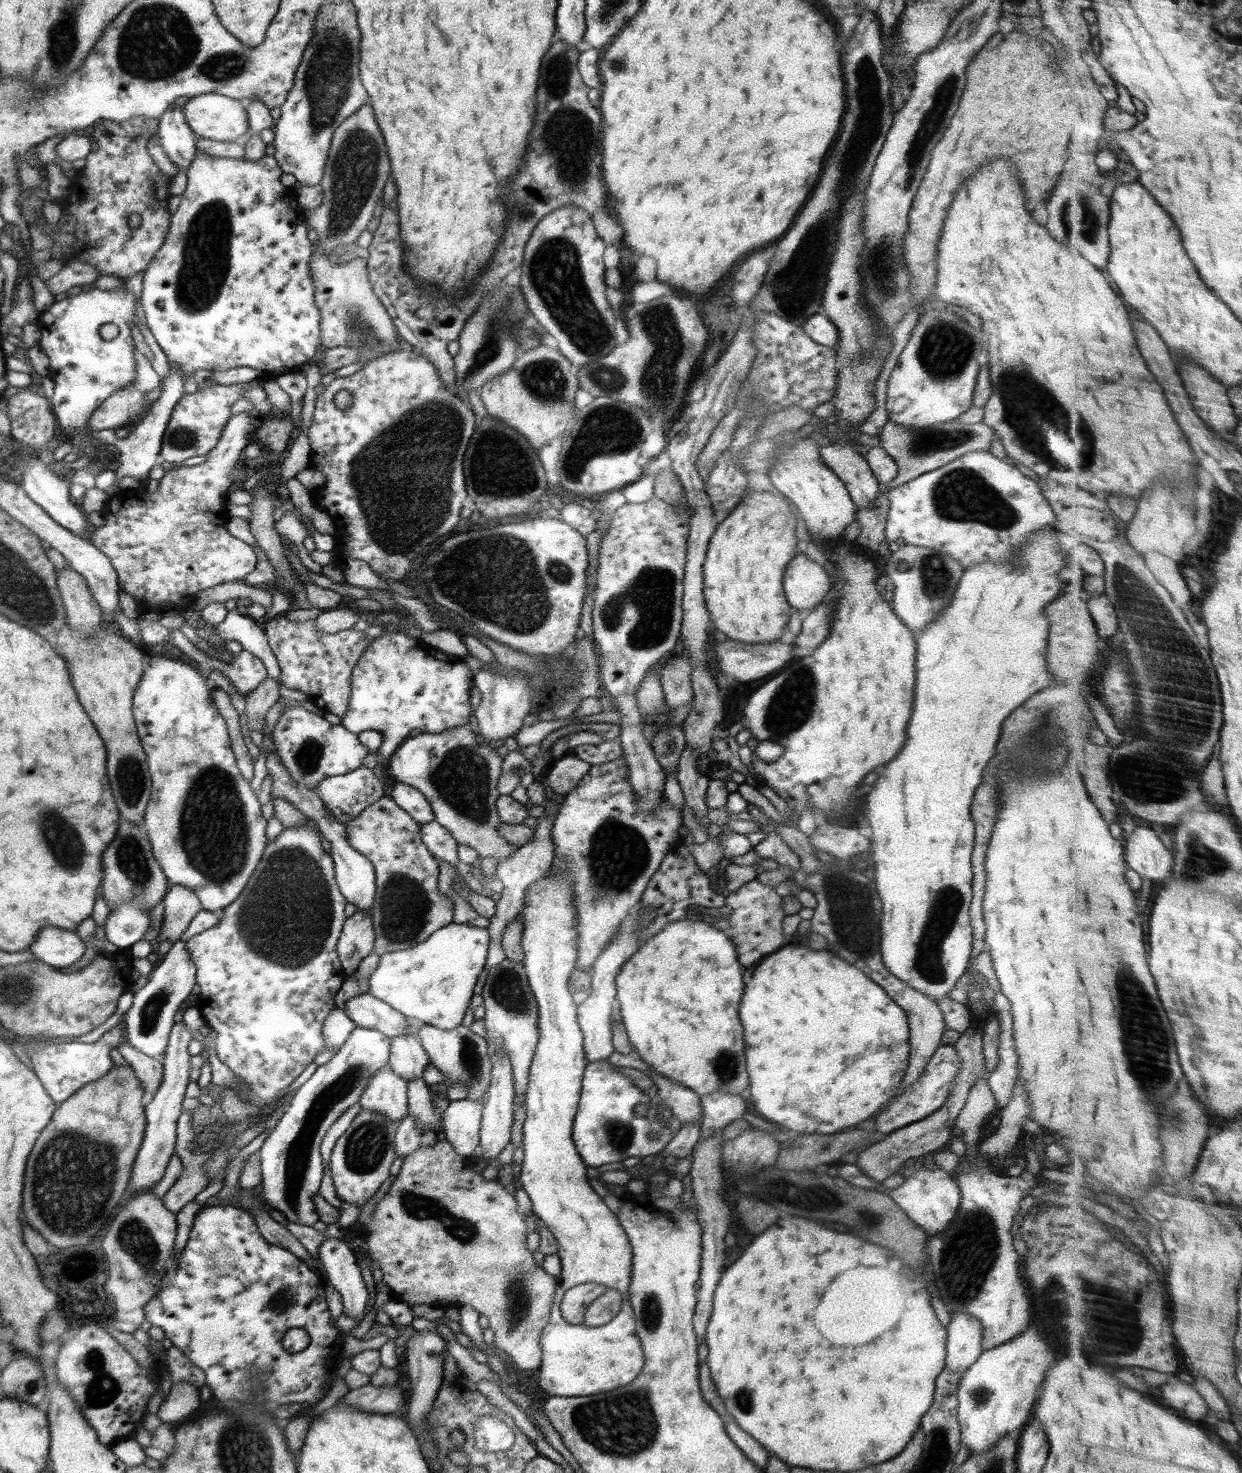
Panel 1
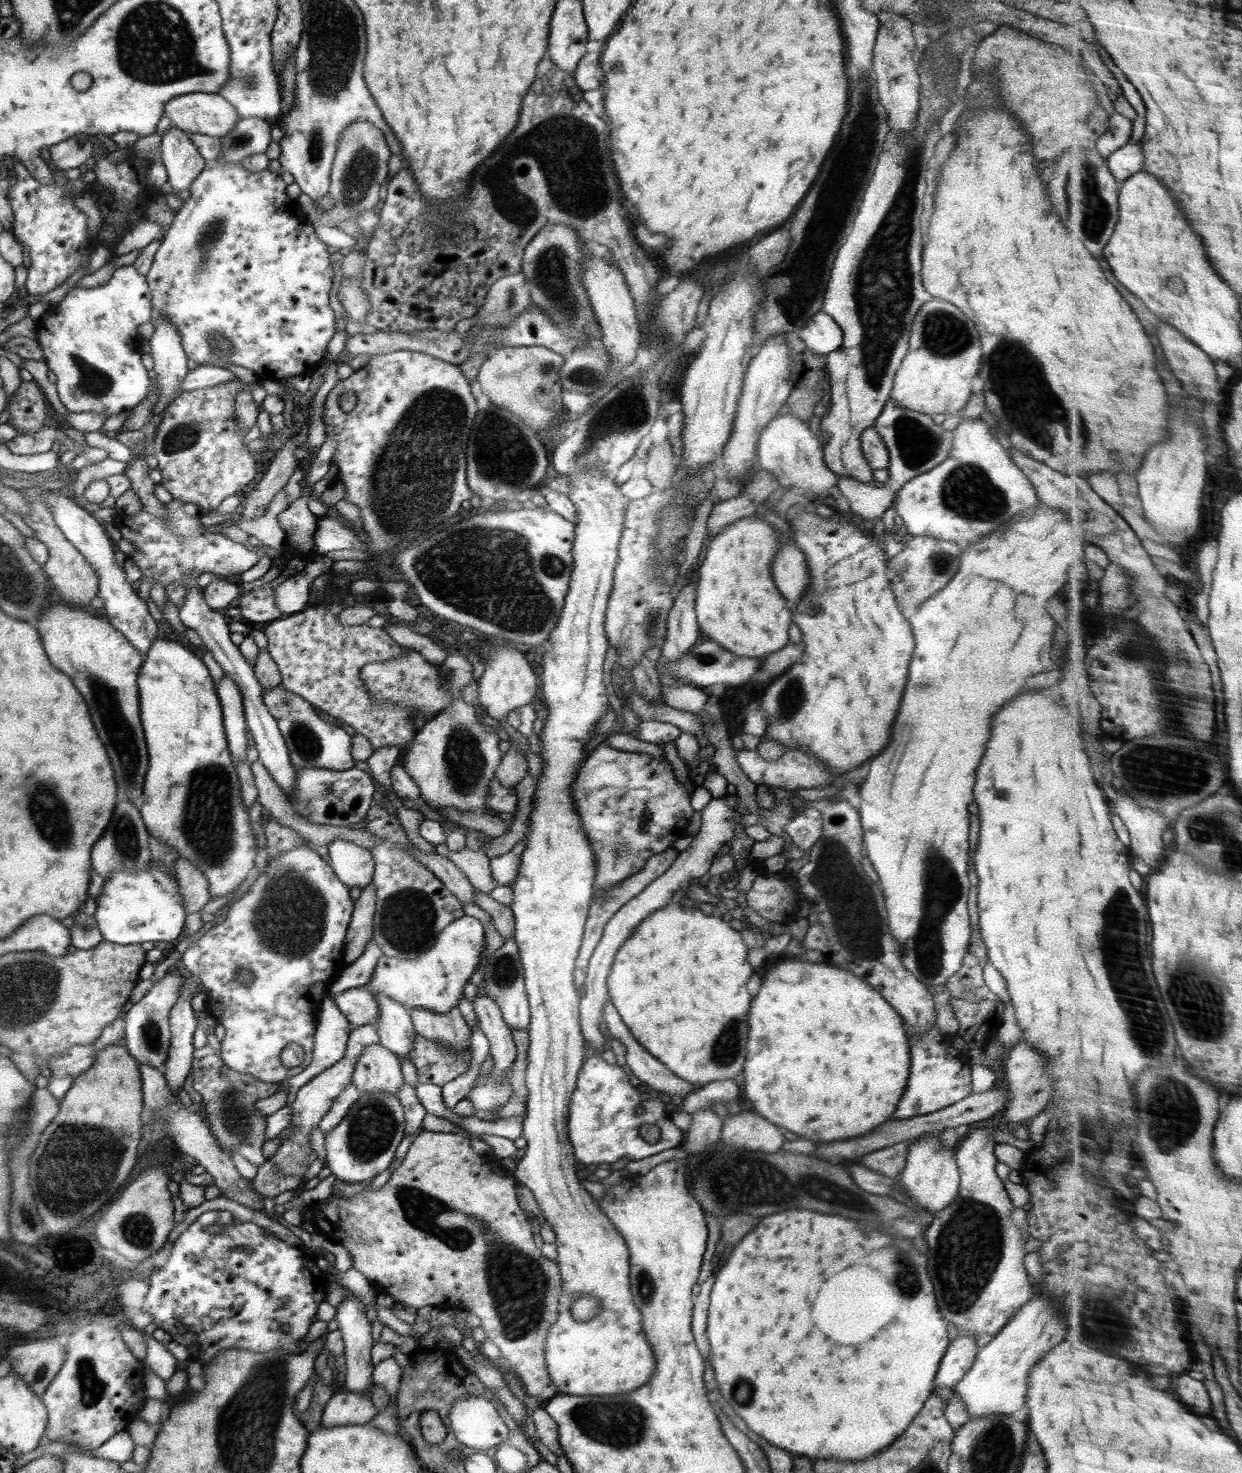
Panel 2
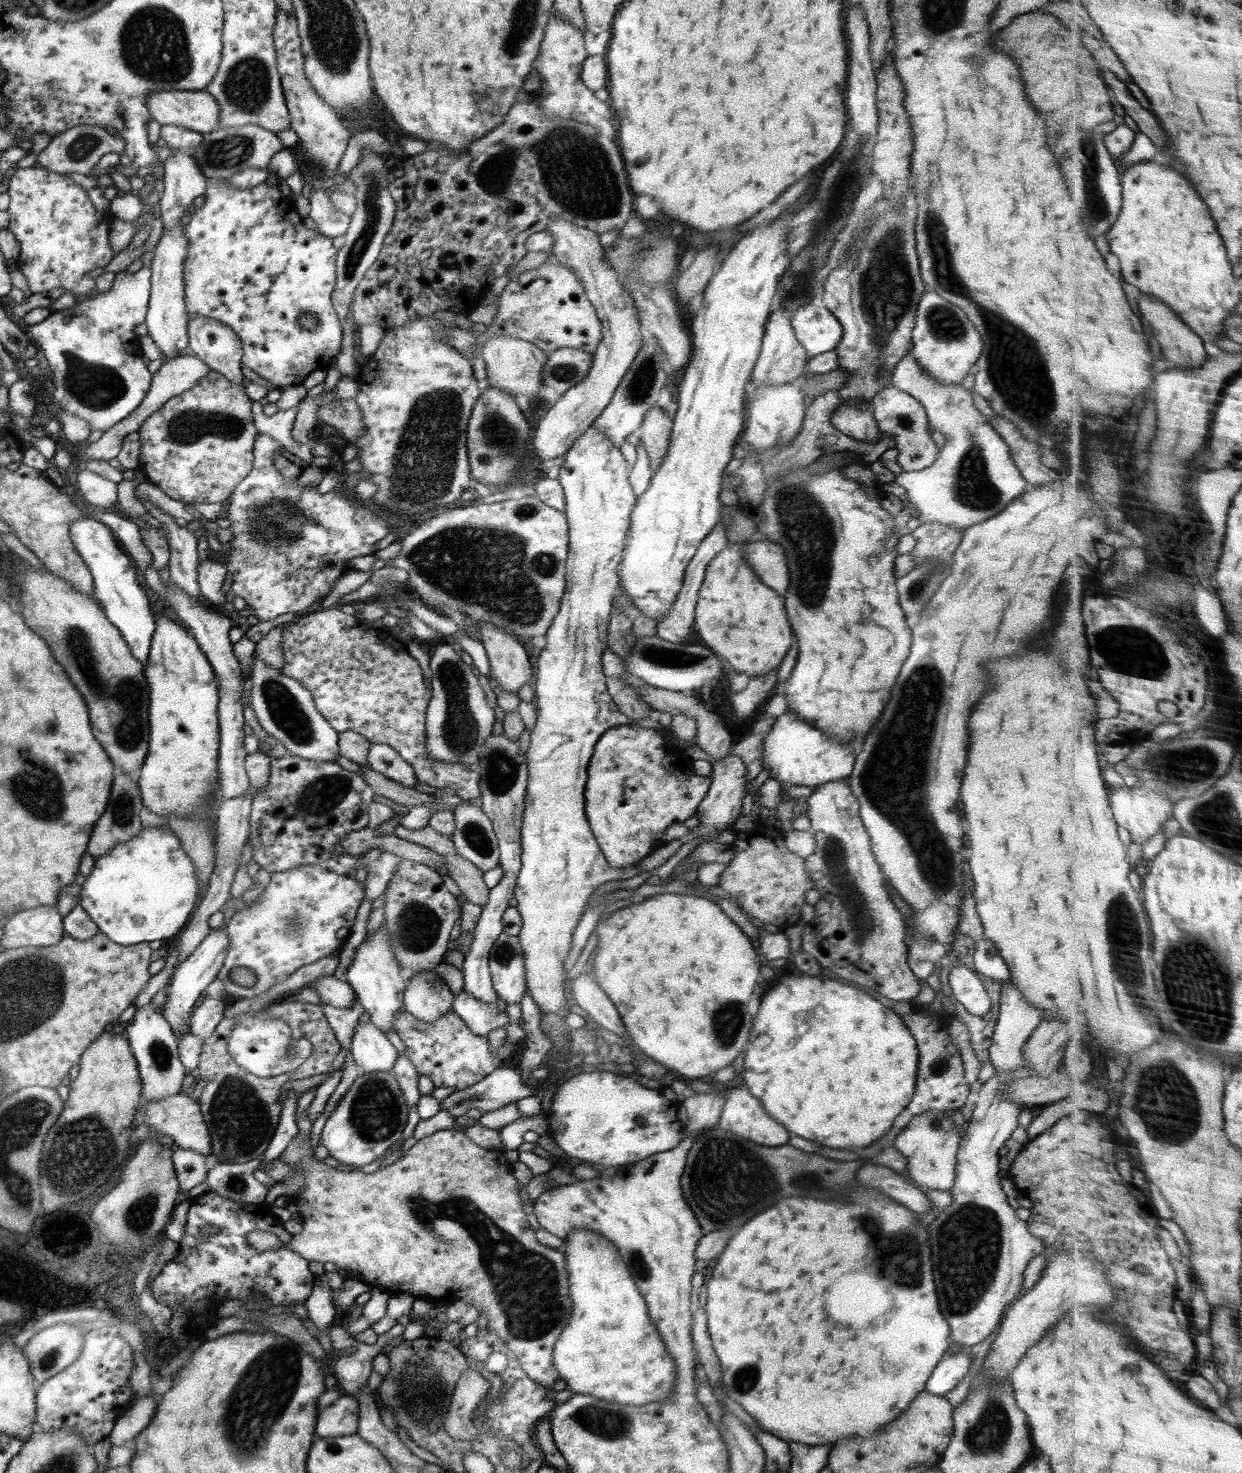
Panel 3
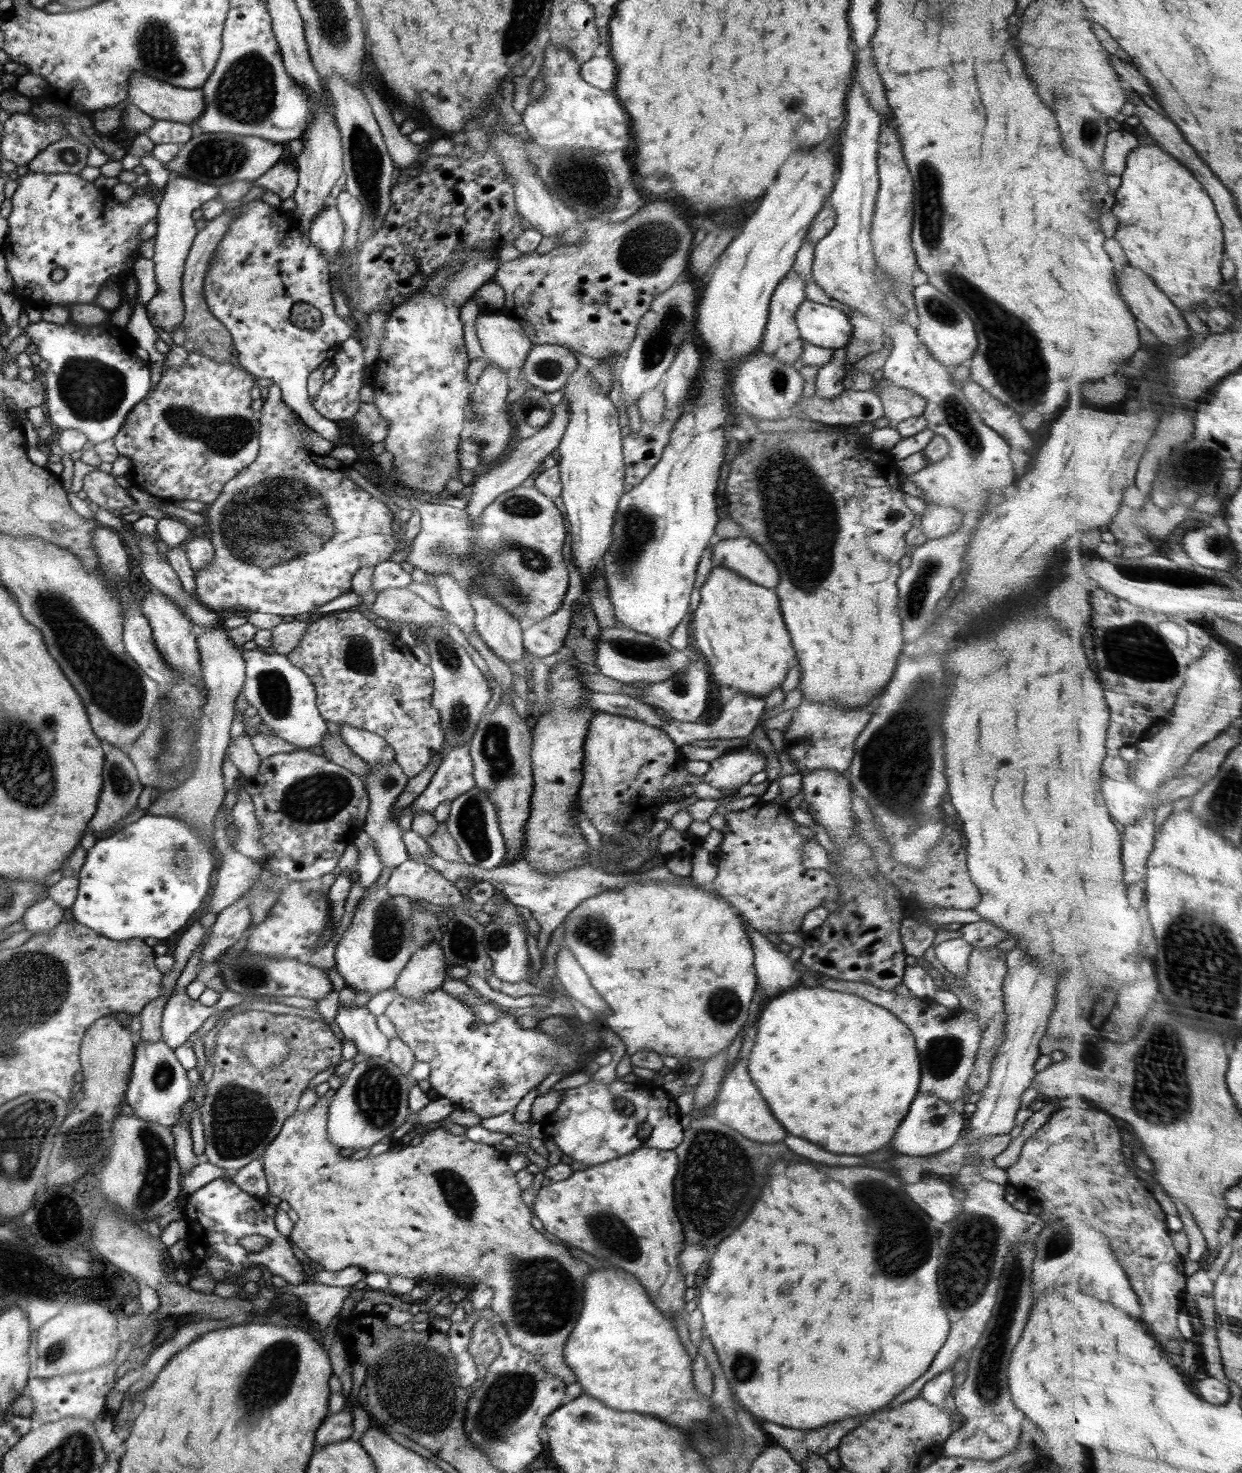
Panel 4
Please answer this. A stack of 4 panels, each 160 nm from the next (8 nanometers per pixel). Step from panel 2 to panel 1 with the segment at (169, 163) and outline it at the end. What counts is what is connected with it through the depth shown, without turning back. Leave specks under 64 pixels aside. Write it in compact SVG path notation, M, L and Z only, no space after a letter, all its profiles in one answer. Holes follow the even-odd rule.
M168 107L158 121L157 137L168 158L179 170L187 170L197 151L197 136L186 122L183 108Z

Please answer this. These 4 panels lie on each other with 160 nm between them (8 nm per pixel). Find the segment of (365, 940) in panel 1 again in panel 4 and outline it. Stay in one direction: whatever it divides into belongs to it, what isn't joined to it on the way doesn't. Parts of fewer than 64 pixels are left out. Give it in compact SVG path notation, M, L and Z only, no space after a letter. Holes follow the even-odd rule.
M395 760L389 762L389 764L375 762L369 765L371 766L371 772L365 778L362 778L369 798L369 807L363 830L373 840L376 853L382 859L382 865L394 869L409 860L409 854L402 842L403 834L398 827L398 820L395 820L395 816L393 816L395 802L398 795L405 789L409 778L403 773L400 765Z

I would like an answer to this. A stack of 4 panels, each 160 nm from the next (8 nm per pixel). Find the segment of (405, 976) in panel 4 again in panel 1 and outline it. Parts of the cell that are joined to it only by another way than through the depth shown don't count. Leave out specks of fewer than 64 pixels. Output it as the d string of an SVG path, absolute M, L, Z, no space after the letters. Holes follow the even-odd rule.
M428 1024L421 1025L416 1030L416 1036L426 1050L431 1062L444 1076L442 1087L453 1082L461 1082L467 1088L468 1100L485 1100L491 1083L492 1059L486 1051L487 1042L472 1029L460 1025L454 1030L442 1030Z

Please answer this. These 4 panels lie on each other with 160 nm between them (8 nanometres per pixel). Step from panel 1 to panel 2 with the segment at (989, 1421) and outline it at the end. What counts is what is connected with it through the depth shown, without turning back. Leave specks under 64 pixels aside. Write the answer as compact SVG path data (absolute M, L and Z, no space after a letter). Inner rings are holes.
M1042 1298L1030 1299L1010 1319L1008 1324L992 1338L988 1345L977 1351L972 1367L960 1379L953 1391L960 1395L966 1405L969 1416L985 1416L985 1414L1008 1414L1018 1412L1026 1402L1028 1392L1028 1374L1049 1350L1052 1350L1066 1330L1066 1320L1054 1312L1052 1302Z

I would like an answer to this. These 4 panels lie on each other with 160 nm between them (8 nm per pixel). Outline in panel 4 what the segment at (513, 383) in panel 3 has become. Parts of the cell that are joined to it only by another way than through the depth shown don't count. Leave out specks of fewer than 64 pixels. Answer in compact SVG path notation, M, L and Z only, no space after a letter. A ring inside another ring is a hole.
M500 311L481 312L475 329L486 360L497 364L504 373L514 368L521 371L533 342L516 320Z

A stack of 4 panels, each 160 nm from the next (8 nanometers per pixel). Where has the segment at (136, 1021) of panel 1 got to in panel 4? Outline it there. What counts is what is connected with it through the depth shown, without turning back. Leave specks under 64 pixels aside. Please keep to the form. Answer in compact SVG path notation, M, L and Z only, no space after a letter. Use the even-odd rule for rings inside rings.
M163 1039L155 1043L138 1043L134 1056L128 1090L124 1094L126 1102L140 1119L149 1120L160 1127L174 1126L183 1104L193 1092L186 1076L187 1070L179 1063L175 1050L168 1047Z

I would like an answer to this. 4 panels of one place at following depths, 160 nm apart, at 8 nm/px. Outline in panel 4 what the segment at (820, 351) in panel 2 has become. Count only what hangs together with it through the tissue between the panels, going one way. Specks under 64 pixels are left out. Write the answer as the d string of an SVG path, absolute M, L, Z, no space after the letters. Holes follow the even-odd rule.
M808 299L799 304L795 319L801 338L822 348L842 349L853 333L843 311Z

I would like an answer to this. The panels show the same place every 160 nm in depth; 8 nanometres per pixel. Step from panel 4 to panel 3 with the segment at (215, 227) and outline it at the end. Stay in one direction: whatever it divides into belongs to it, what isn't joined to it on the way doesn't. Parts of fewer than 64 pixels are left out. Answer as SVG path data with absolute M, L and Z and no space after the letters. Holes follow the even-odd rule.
M193 316L187 322L188 346L200 360L203 360L211 370L223 374L232 385L242 385L244 376L240 367L243 350L240 337L220 321L204 316Z

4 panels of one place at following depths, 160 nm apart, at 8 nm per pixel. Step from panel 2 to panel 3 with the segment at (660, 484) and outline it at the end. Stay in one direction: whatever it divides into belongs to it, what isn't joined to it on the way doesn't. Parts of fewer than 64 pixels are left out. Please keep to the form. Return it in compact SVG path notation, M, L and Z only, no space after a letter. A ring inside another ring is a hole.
M658 404L654 405L645 415L640 428L635 435L640 437L644 449L651 460L653 472L659 467L668 449L668 439L670 439L672 419L668 417Z

